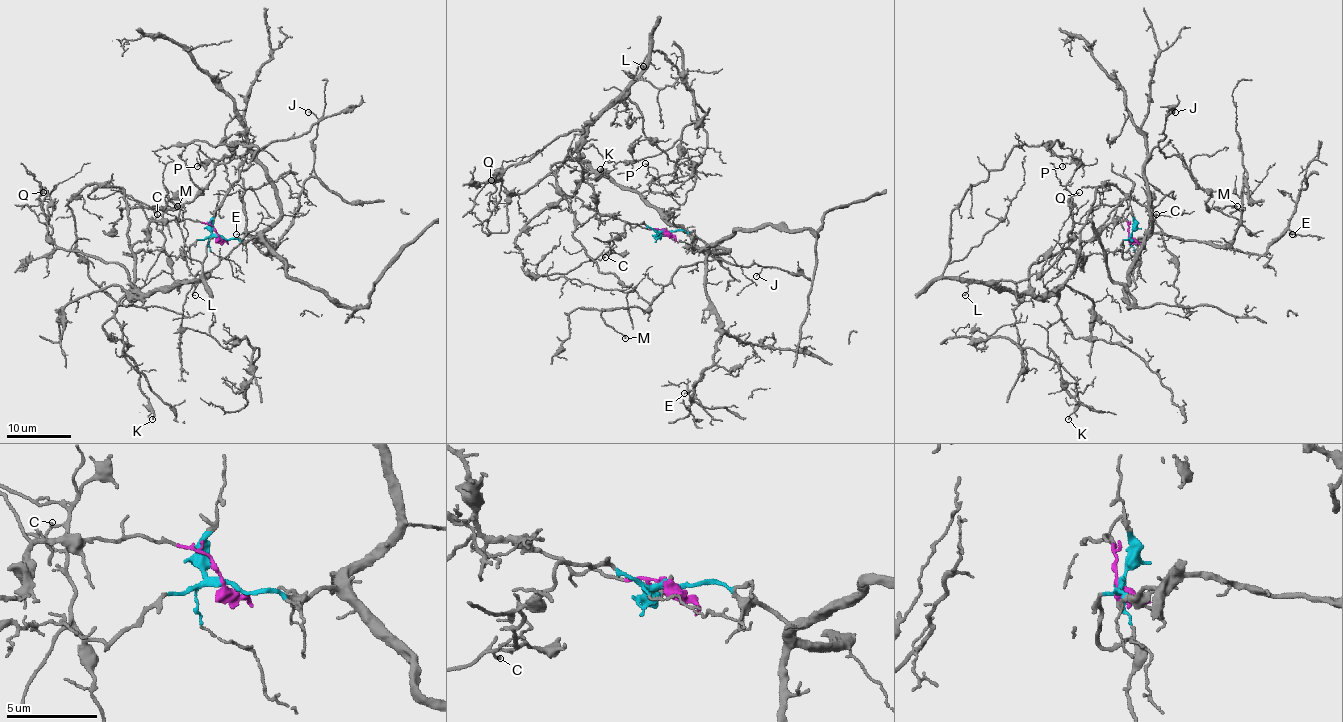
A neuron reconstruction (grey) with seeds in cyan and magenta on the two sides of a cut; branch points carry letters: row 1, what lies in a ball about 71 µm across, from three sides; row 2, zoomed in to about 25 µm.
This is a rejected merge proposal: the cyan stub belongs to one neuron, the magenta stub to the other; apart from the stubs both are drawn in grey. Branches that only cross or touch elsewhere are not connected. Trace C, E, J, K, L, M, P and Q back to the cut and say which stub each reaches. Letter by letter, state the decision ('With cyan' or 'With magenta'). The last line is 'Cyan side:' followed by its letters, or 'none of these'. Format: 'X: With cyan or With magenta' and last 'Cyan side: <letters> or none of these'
C: With cyan
E: With cyan
J: With cyan
K: With magenta
L: With magenta
M: With cyan
P: With magenta
Q: With magenta
Cyan side: C, E, J, M

